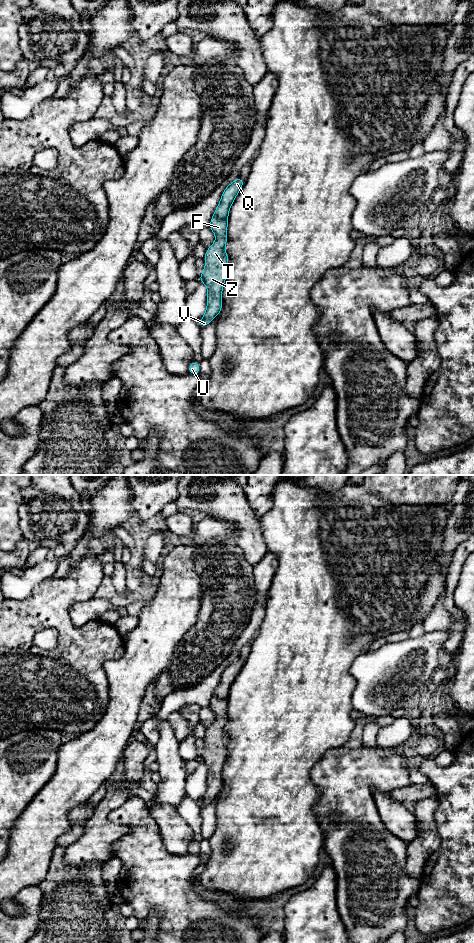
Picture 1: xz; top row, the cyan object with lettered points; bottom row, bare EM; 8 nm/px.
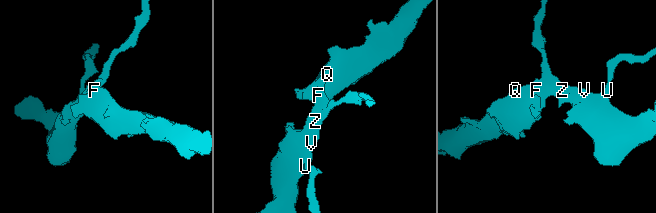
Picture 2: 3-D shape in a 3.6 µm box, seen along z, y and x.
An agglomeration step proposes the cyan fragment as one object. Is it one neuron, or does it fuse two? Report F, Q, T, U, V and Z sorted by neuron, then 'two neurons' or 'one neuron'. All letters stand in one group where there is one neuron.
groups F Q T U V Z; one neuron

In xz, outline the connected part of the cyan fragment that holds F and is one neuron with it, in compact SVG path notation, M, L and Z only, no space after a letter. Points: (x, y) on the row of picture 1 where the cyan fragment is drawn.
M238 177L224 189L208 226L213 231L216 241L206 250L204 256L206 266L199 275L199 281L207 287L207 307L203 317L199 320L201 329L206 327L222 310L222 291L229 262L228 254L225 252L228 216L244 183L245 180Z

